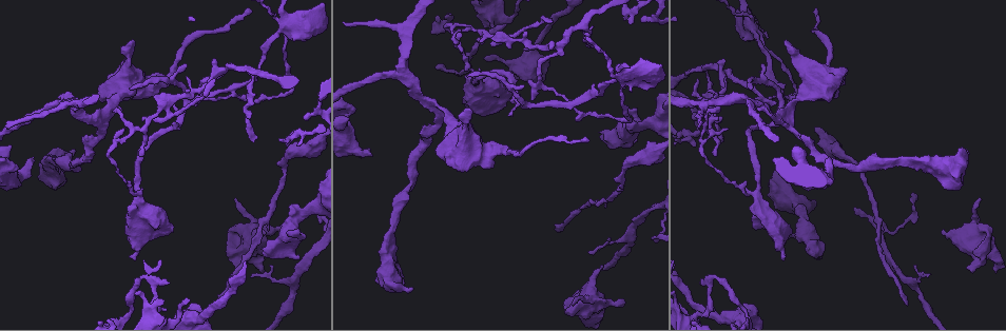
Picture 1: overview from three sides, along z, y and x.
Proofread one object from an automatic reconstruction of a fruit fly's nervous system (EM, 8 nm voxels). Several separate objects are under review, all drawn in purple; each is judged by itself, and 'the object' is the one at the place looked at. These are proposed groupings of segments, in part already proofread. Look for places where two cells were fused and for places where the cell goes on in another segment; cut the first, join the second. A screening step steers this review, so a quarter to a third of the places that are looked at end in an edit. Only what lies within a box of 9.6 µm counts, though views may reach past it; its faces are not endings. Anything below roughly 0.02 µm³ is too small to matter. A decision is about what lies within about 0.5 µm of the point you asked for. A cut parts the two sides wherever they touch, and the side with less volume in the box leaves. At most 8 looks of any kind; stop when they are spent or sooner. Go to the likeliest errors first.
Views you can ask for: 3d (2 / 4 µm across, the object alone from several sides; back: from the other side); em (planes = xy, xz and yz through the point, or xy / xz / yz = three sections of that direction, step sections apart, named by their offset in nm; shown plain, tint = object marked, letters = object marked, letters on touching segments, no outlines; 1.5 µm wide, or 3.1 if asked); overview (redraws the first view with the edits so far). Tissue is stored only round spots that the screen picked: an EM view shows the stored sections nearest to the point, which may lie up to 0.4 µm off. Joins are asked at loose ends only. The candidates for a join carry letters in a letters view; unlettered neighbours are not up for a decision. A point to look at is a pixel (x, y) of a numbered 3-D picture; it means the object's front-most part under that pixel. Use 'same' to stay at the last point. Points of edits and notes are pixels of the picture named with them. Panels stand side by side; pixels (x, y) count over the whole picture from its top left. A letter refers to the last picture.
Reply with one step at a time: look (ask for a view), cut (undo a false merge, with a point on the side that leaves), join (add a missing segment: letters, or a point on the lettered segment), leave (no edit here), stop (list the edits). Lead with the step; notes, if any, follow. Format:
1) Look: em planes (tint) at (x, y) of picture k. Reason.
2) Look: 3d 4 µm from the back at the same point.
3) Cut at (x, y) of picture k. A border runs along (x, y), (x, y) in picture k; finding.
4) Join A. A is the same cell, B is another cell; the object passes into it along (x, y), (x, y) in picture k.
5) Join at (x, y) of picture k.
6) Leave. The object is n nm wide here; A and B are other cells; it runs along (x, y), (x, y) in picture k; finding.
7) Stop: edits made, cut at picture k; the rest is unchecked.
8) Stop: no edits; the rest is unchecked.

Look: em planes (letters) at (558, 231) of picture 1.

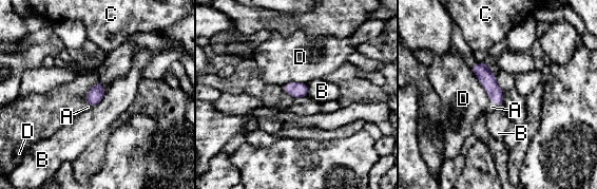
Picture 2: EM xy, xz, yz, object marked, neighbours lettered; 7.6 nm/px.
Join A. A is the same cell, B, C and D are other cells; the cell continues.

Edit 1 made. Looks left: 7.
Look: overview.

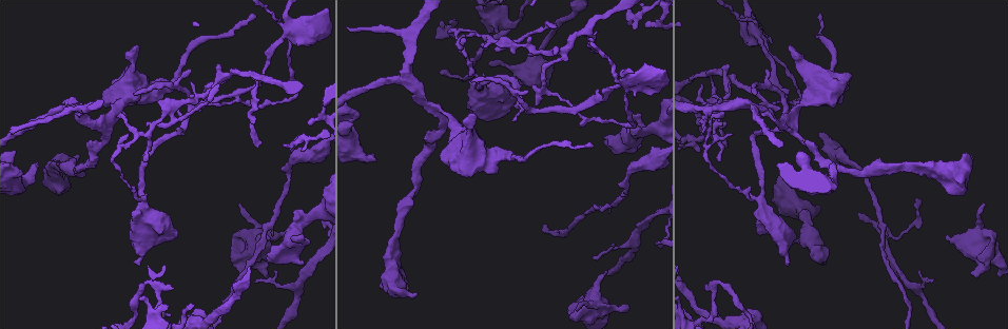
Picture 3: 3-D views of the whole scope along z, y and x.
Look: 3d 2 µm from the back at (474, 115) of picture 3. Free end.

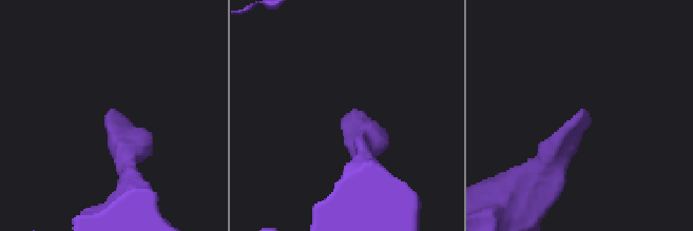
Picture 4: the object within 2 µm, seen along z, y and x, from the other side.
Look: em xy step 8 (letters) at (110, 110) of picture 4.

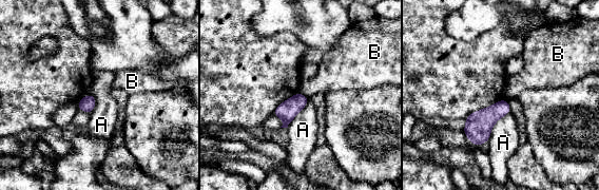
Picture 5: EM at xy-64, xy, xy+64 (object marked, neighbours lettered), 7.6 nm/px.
Look: em planes (letters) at the same point. Cut it another way.

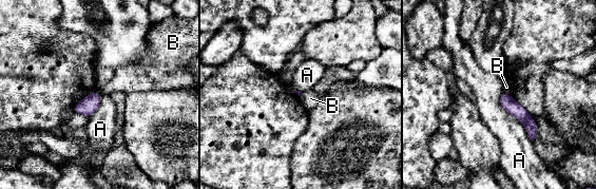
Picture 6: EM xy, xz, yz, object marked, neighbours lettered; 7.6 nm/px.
Leave. A and B are other cells; it runs along (503, 96), (530, 124), (532, 136) in picture 6; none of them fits.

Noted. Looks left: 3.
Look: em planes (plain) at (972, 275) of picture 3. An open end.

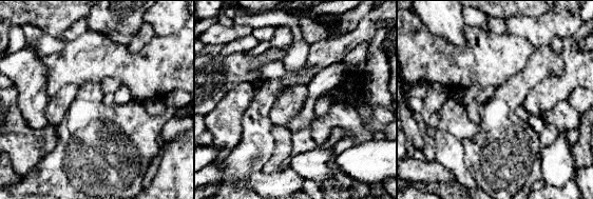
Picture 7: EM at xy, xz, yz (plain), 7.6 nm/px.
Look: em planes (tint) at the same point. With the object marked.

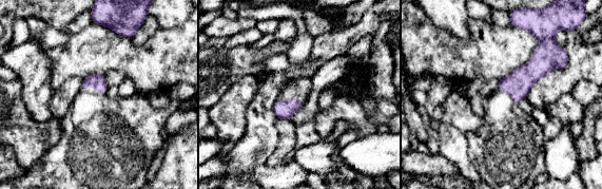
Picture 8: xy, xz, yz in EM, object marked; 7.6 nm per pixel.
Look: em planes (letters) at the same point.

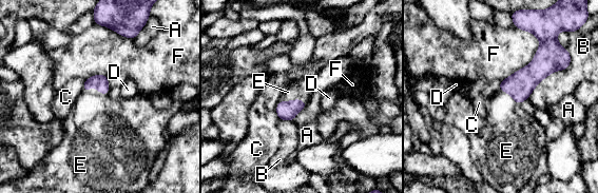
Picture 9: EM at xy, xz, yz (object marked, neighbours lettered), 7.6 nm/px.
Join E. E is the same cell, A, B, C, D and F are other cells; the object passes into it along (521, 83), (517, 102), (510, 134) in picture 9; the cell continues.

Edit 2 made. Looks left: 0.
Stop: edits made, join at picture 2, join at picture 9; the rest is unchecked.

